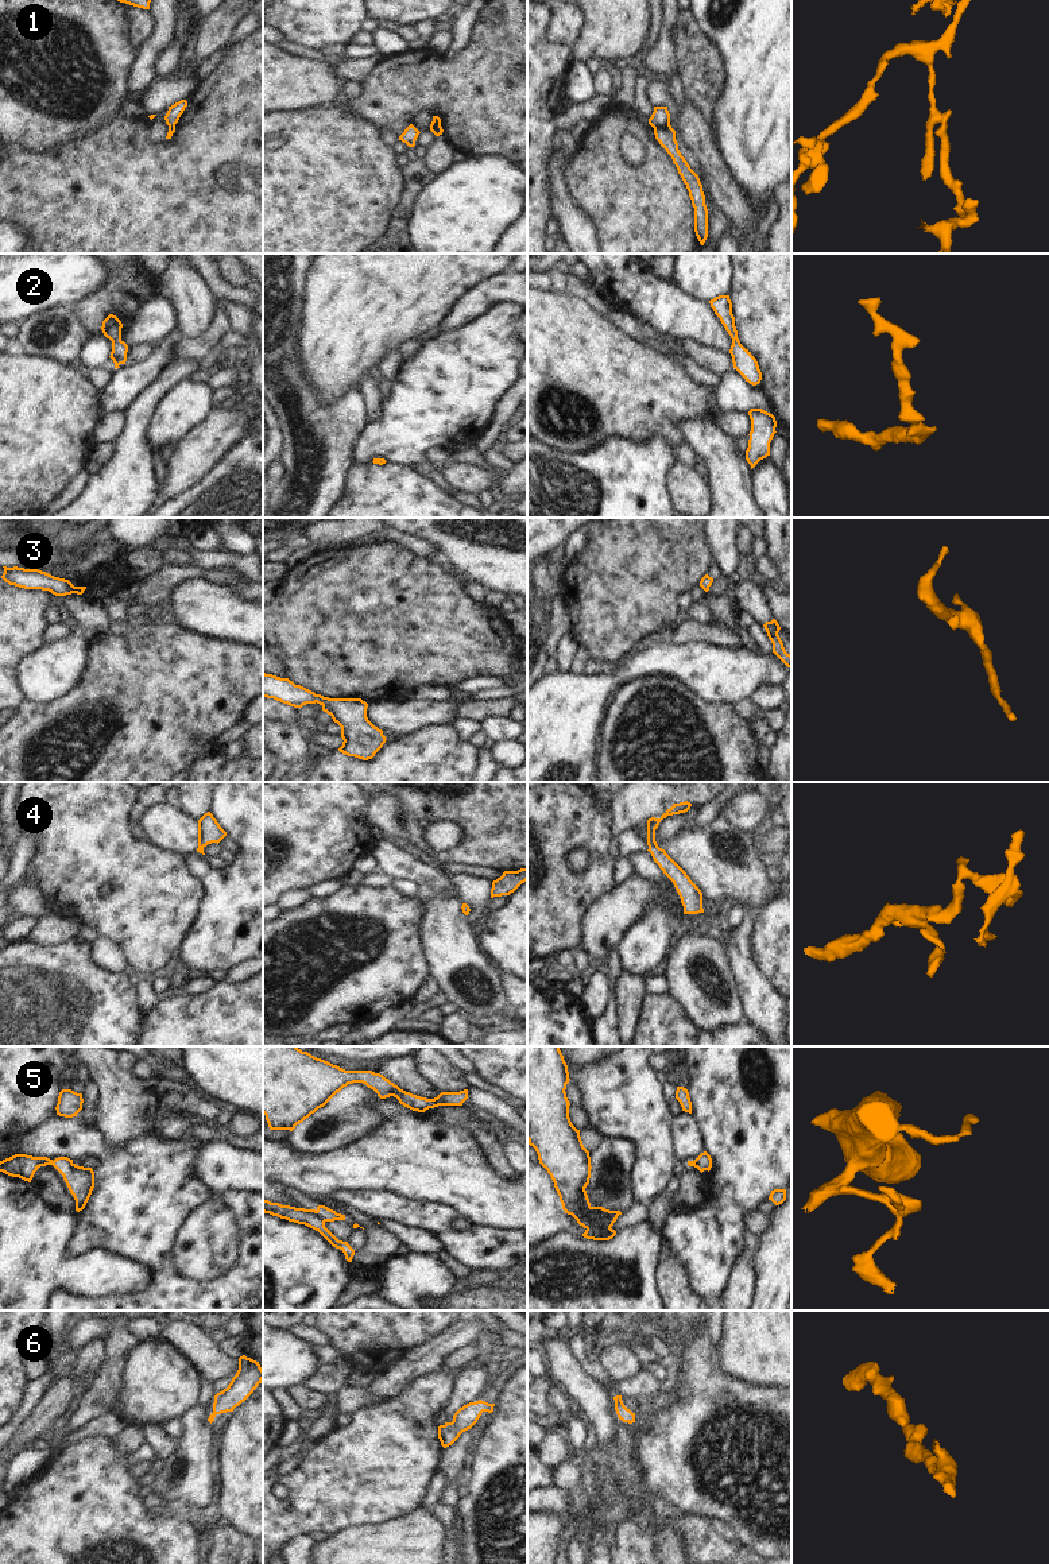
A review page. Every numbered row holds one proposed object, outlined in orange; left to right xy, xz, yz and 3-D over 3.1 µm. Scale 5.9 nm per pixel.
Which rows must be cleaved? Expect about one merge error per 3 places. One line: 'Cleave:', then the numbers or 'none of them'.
Cleave: 1, 5

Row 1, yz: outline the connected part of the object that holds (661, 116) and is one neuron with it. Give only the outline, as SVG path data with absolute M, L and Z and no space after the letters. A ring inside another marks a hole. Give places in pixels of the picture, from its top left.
M654 107L654 112L653 112L651 117L649 119L649 124L653 128L657 128L661 125L669 125L670 113L667 111L667 107Z

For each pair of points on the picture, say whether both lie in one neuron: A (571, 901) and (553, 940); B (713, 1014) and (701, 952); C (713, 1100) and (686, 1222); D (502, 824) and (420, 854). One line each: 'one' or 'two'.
A: one
B: one
C: one
D: two

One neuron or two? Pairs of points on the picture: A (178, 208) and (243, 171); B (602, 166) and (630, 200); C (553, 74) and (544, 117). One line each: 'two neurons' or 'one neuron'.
A: one neuron
B: one neuron
C: one neuron

